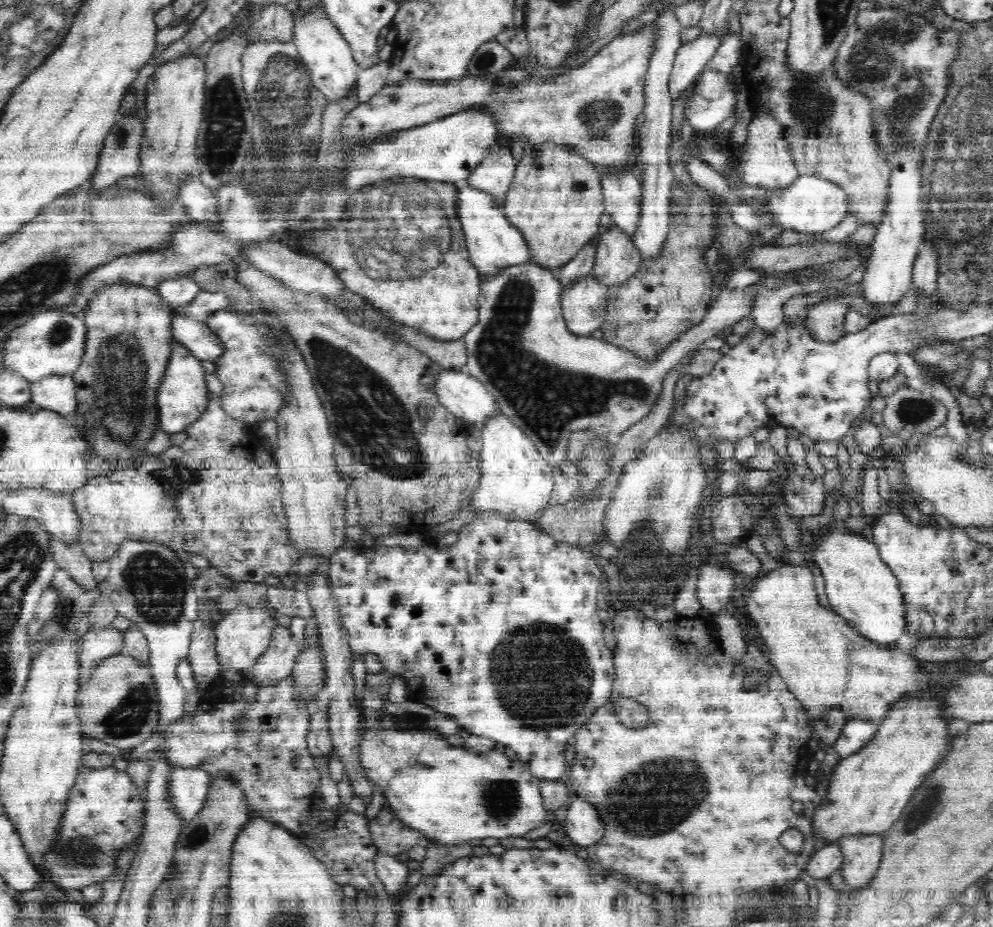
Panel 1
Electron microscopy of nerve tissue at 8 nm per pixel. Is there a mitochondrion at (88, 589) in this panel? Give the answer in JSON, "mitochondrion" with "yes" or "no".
{"mitochondrion":"no"}

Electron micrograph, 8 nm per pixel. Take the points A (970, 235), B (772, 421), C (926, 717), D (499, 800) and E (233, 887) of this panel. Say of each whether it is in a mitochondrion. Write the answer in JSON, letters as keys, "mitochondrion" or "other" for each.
{"A":"mitochondrion","B":"other","C":"other","D":"mitochondrion","E":"other"}

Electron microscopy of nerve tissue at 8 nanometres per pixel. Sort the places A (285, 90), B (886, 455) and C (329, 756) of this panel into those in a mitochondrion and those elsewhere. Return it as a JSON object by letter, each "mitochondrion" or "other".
{"A":"mitochondrion","B":"other","C":"other"}

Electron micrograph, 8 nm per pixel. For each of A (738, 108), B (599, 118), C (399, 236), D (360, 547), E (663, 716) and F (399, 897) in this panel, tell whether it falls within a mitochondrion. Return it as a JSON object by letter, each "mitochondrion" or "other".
{"A":"other","B":"mitochondrion","C":"mitochondrion","D":"other","E":"other","F":"other"}

